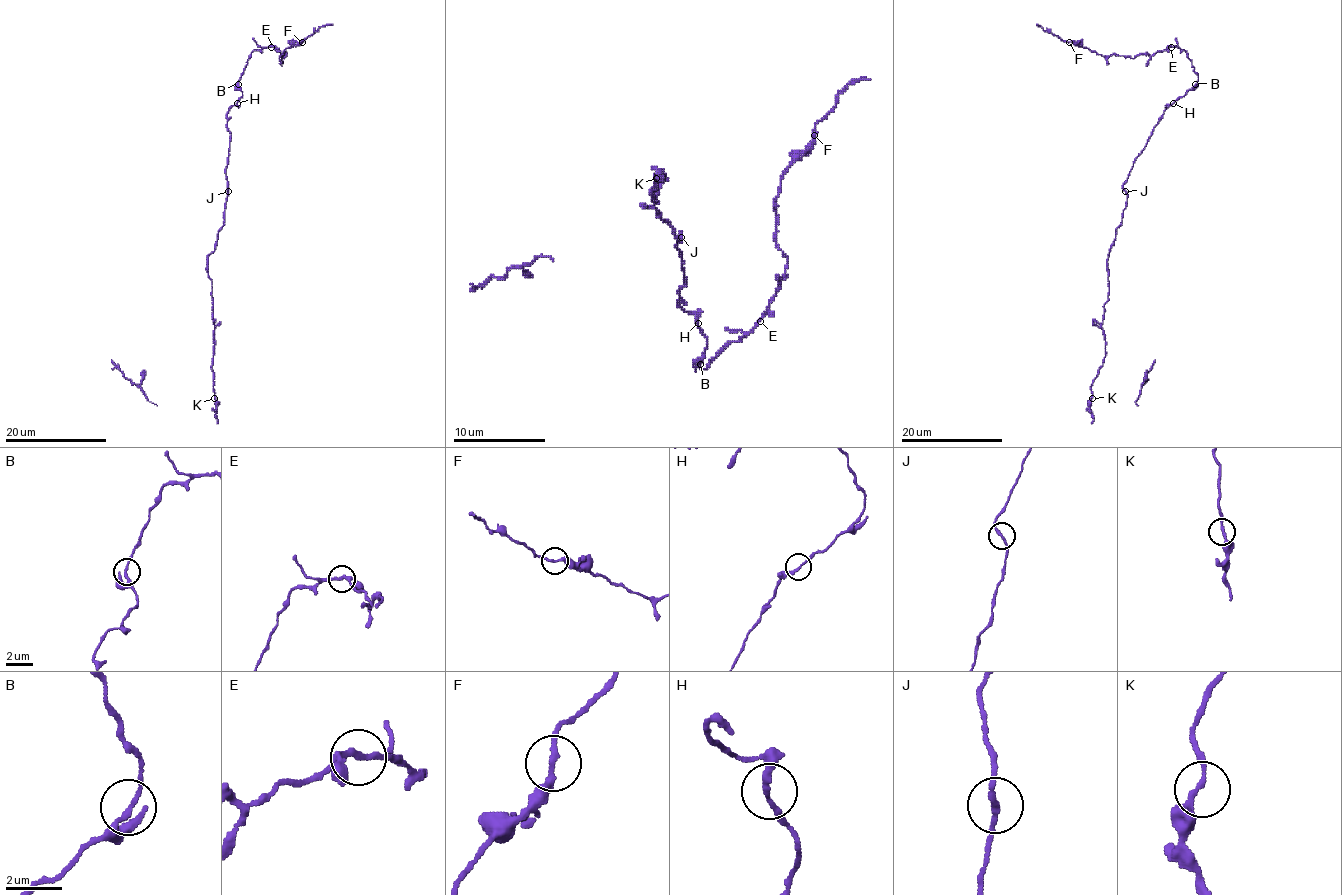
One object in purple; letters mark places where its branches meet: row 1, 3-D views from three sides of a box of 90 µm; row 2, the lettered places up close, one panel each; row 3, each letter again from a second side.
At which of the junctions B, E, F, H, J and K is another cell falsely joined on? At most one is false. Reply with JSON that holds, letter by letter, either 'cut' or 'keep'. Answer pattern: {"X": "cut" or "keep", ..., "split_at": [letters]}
{"B": "keep", "E": "keep", "F": "keep", "H": "keep", "J": "keep", "K": "keep", "split_at": []}

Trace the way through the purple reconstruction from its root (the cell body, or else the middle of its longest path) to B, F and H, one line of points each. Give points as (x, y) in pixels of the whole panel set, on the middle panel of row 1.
B: (679, 236), (677, 249), (686, 284), (679, 291), (679, 305), (695, 316), (707, 339), (700, 364)
F: (679, 236), (679, 305), (707, 339), (705, 369), (780, 284), (774, 199), (815, 134)
H: (679, 236), (677, 249), (686, 284), (679, 291), (679, 305), (695, 316), (698, 323)

